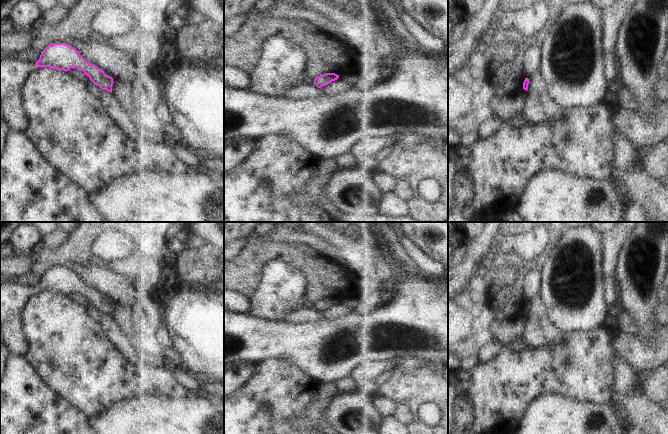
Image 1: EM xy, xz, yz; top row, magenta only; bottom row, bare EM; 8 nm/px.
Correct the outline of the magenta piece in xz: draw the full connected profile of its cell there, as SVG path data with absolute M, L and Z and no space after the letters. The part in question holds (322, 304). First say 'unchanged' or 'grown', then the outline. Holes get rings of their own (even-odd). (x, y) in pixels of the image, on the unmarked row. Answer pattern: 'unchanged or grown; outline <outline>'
unchanged; outline M325 297L323 299L320 299L314 303L314 308L318 311L321 312L323 310L328 309L332 305L335 305L339 302L339 299L335 297Z

